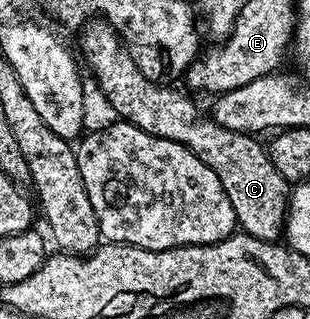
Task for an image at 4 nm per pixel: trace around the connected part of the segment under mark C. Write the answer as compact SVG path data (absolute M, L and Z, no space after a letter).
M93 19L79 33L79 52L82 57L84 52L83 60L86 65L88 60L88 65L96 76L95 84L110 101L116 115L148 135L180 142L194 151L202 163L218 175L223 190L229 196L230 205L234 208L237 226L252 238L277 242L286 227L292 187L272 163L267 148L260 145L257 142L259 140L251 134L230 131L211 116L202 116L183 88L172 89L176 87L150 81L146 75L142 75L124 42L108 21Z

